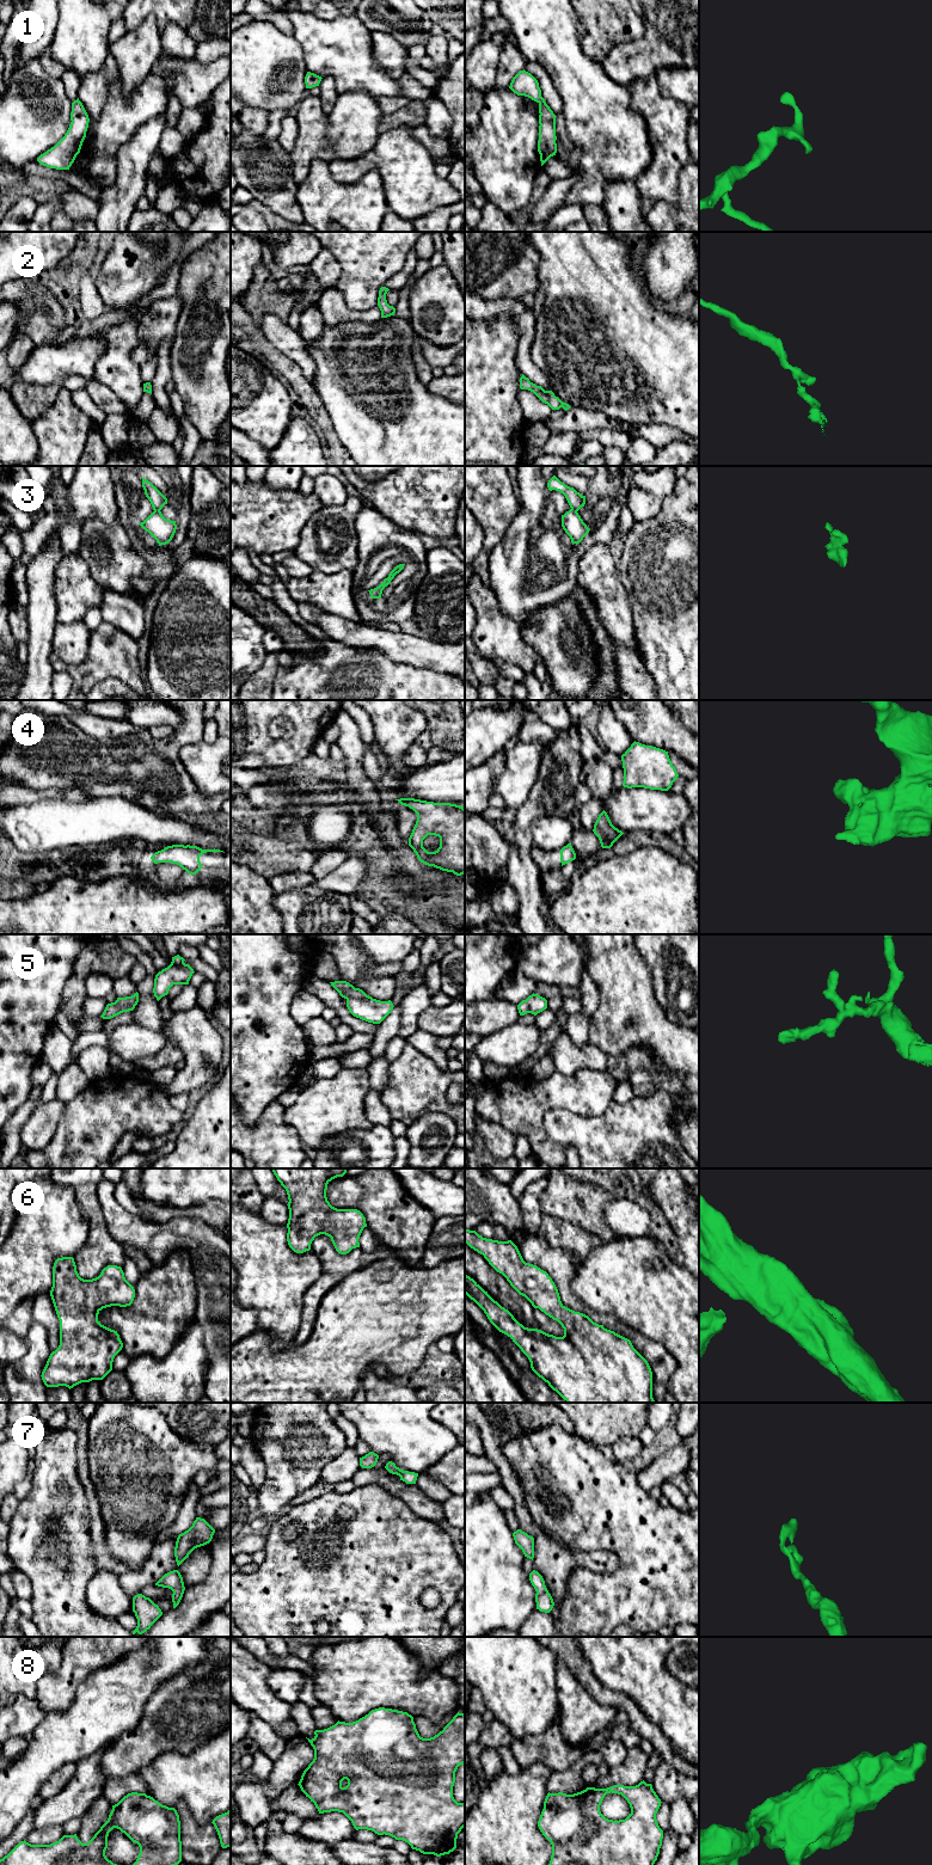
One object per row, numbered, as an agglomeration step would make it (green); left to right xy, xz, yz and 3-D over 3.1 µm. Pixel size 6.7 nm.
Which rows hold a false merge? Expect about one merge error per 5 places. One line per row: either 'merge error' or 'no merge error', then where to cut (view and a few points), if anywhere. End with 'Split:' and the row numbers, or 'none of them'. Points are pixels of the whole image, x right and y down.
1: no merge error; cut none
2: no merge error; cut none
3: no merge error; cut none
4: no merge error; cut none
5: no merge error; cut none
6: no merge error; cut none
7: no merge error; cut none
8: no merge error; cut none
Split: none of them

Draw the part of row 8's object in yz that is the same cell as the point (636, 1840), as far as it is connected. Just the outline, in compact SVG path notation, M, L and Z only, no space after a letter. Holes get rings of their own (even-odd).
M644 1780L636 1786L587 1787L574 1795L548 1792L538 1821L552 1845L548 1865L654 1865L663 1839L656 1820L661 1803L652 1785ZM611 1792L621 1795L630 1804L631 1814L625 1820L613 1821L601 1814L600 1805Z

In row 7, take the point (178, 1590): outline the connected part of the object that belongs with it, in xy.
M173 1570L165 1573L155 1583L155 1585L171 1589L173 1591L172 1594L173 1608L176 1608L179 1605L183 1597L185 1587L184 1587L183 1577L178 1570Z

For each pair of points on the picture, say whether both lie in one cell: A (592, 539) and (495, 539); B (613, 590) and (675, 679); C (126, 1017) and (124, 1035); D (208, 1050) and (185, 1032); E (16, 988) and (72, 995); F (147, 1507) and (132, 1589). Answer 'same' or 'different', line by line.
A: different
B: different
C: different
D: same
E: different
F: different

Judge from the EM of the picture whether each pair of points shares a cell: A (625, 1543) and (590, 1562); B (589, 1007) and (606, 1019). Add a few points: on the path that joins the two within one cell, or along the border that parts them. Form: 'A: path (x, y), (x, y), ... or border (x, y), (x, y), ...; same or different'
A: border (580, 1552), (611, 1551), (619, 1564); different
B: border (594, 982), (599, 992), (599, 1006), (590, 1020); different

